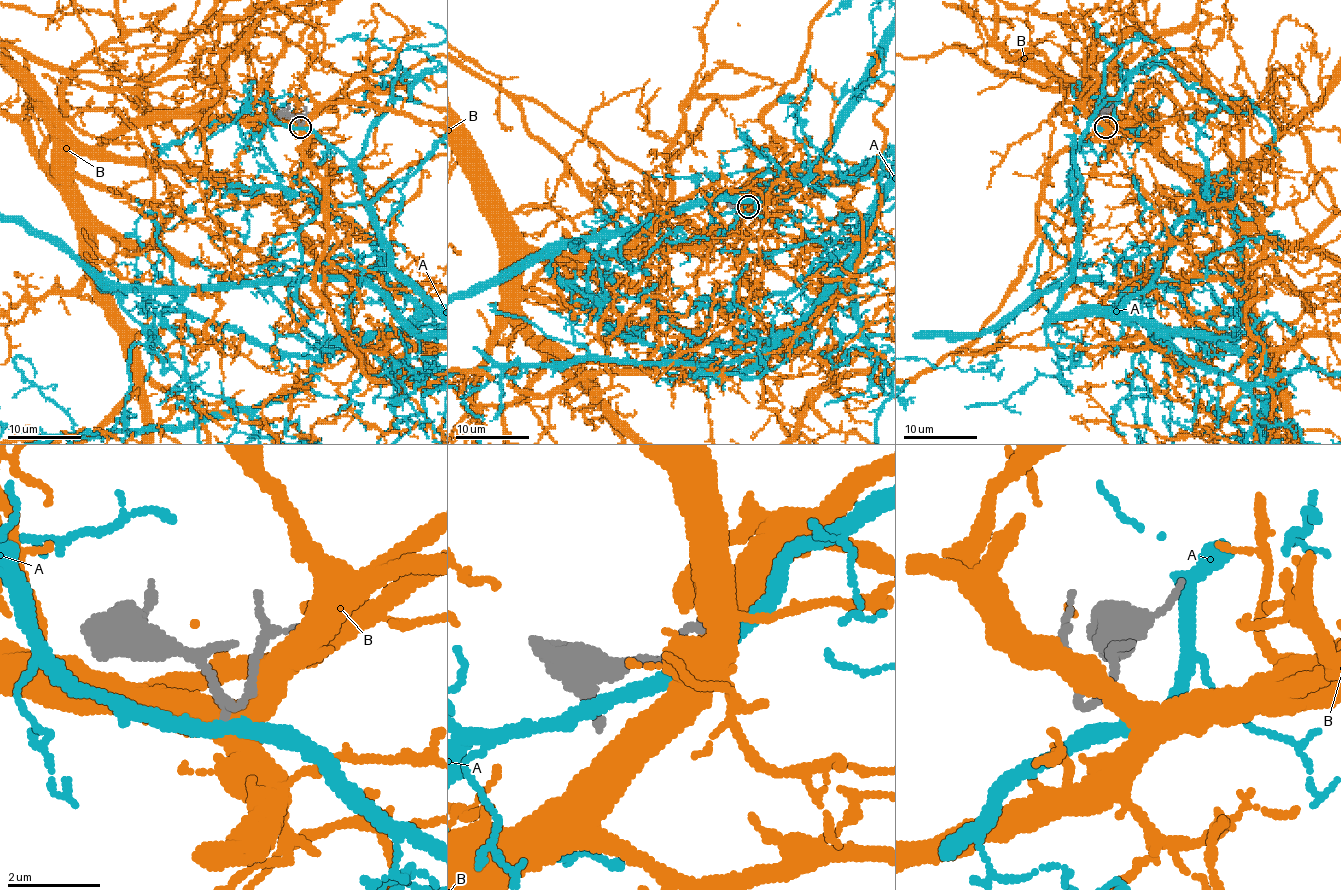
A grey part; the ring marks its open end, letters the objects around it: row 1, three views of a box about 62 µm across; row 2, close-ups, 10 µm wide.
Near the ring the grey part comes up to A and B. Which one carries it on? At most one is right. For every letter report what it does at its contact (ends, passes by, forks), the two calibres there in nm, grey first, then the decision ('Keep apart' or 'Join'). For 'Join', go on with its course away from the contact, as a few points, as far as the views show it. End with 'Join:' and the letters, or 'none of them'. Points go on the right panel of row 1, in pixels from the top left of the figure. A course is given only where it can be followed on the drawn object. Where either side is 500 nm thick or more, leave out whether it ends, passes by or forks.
A: It passes by. Thickness 160 nm (grey) against 320 nm. Keep apart
B: It forks there. Thickness 170 nm (grey) against 460 nm. Keep apart
Join: none of them

